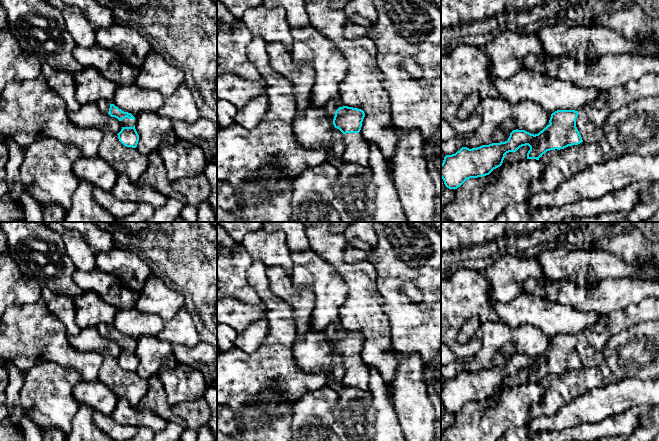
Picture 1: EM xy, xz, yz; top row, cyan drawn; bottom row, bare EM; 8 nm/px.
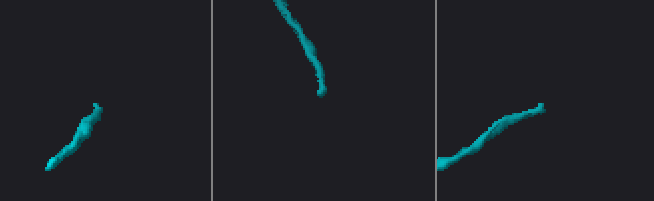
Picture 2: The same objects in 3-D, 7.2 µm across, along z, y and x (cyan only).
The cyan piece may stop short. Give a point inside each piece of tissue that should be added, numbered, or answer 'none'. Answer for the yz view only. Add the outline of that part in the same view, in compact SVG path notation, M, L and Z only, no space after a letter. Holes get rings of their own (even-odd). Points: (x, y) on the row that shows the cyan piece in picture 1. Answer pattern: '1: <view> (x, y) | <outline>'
1: yz (591, 117) | M654 73L600 92L593 102L578 111L576 127L583 142L601 138L602 125L613 111L635 100L656 97L659 97L659 74Z

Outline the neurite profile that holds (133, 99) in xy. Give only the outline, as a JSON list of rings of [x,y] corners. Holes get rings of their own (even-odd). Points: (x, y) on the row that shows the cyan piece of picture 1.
[[[133,84],[118,86],[112,104],[136,117],[142,112],[157,112],[164,101],[165,97],[160,92]]]

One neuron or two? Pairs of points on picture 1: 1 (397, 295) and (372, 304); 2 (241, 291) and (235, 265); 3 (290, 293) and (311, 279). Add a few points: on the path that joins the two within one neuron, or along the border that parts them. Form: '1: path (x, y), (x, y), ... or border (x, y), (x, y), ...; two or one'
1: border (376, 284), (384, 300), (382, 310), (389, 322); two
2: path (235, 285), (235, 271); one
3: border (290, 277), (296, 289), (312, 291), (314, 303); two

